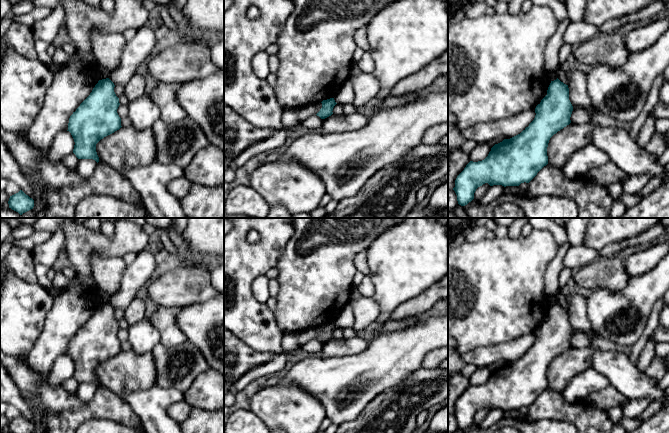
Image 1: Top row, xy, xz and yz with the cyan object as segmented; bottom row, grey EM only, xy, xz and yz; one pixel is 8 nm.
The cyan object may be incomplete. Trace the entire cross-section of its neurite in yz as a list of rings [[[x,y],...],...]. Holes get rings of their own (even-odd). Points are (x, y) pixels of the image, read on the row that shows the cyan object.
[[[558,78],[551,81],[547,95],[536,106],[535,118],[529,126],[520,134],[495,144],[484,160],[470,161],[457,176],[453,190],[457,195],[458,204],[465,206],[471,202],[474,199],[476,189],[485,183],[490,186],[502,185],[504,187],[519,186],[524,182],[529,183],[548,164],[547,147],[549,140],[571,123],[572,111],[573,106],[569,100],[568,85]]]

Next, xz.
[[[334,98],[323,100],[321,103],[322,108],[316,115],[319,116],[321,119],[325,119],[333,114],[333,108],[337,103],[335,102]]]

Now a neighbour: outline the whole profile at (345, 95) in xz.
[[[347,80],[335,95],[334,100],[337,104],[352,104],[355,93],[352,84]]]

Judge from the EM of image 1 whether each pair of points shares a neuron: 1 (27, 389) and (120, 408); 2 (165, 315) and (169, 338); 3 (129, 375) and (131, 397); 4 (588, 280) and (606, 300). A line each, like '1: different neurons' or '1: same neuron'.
1: same neuron
2: same neuron
3: different neurons
4: different neurons

